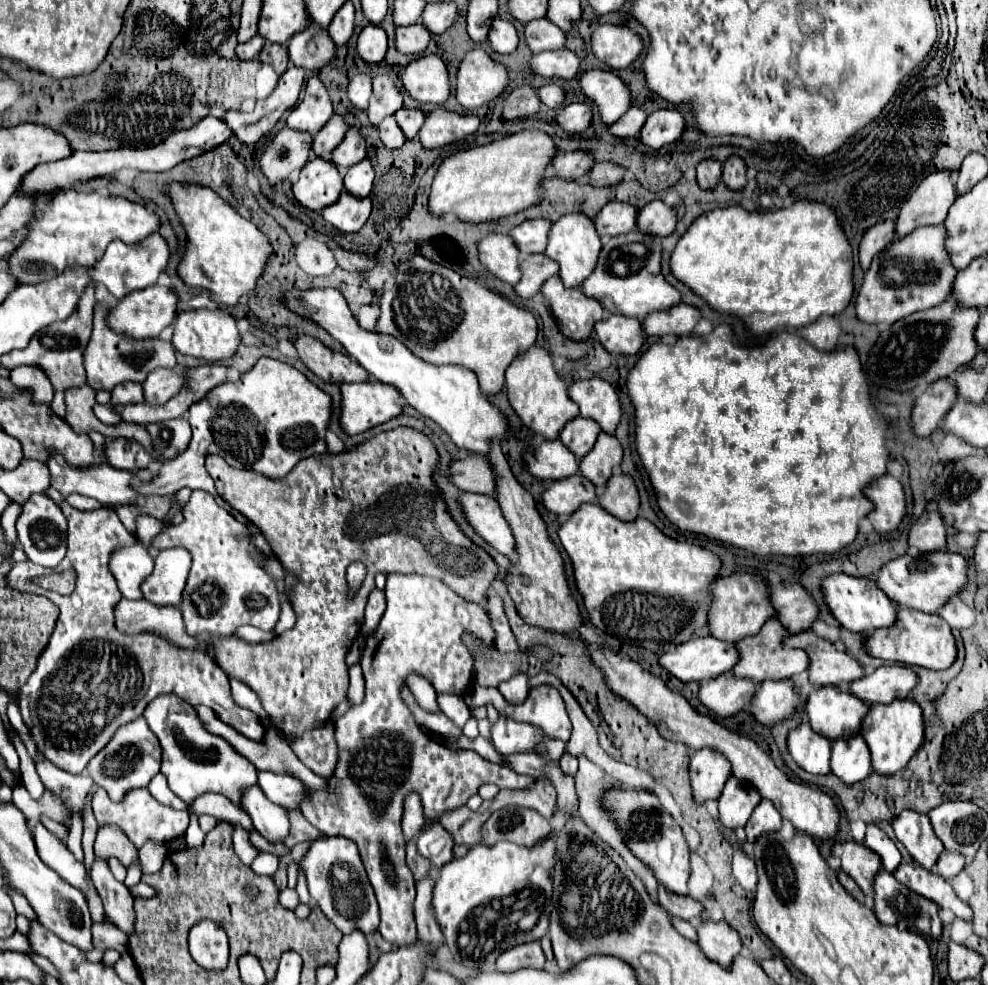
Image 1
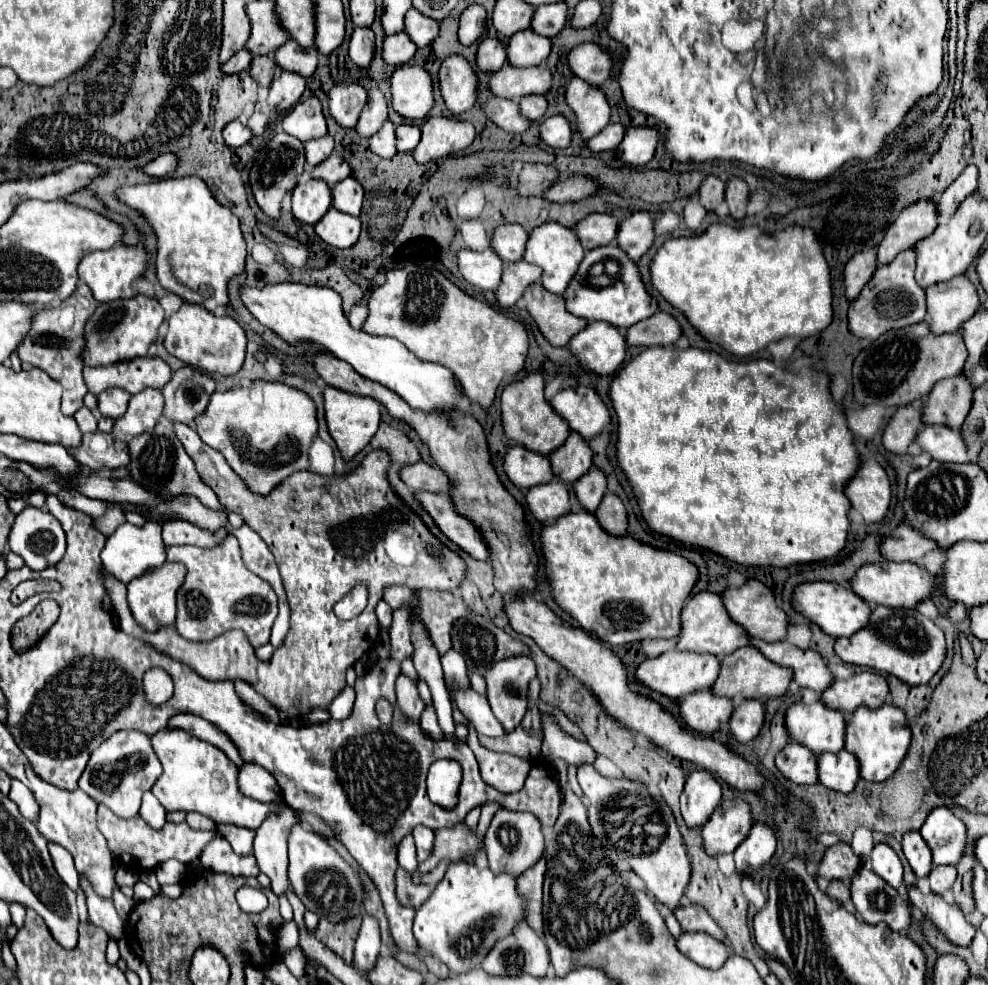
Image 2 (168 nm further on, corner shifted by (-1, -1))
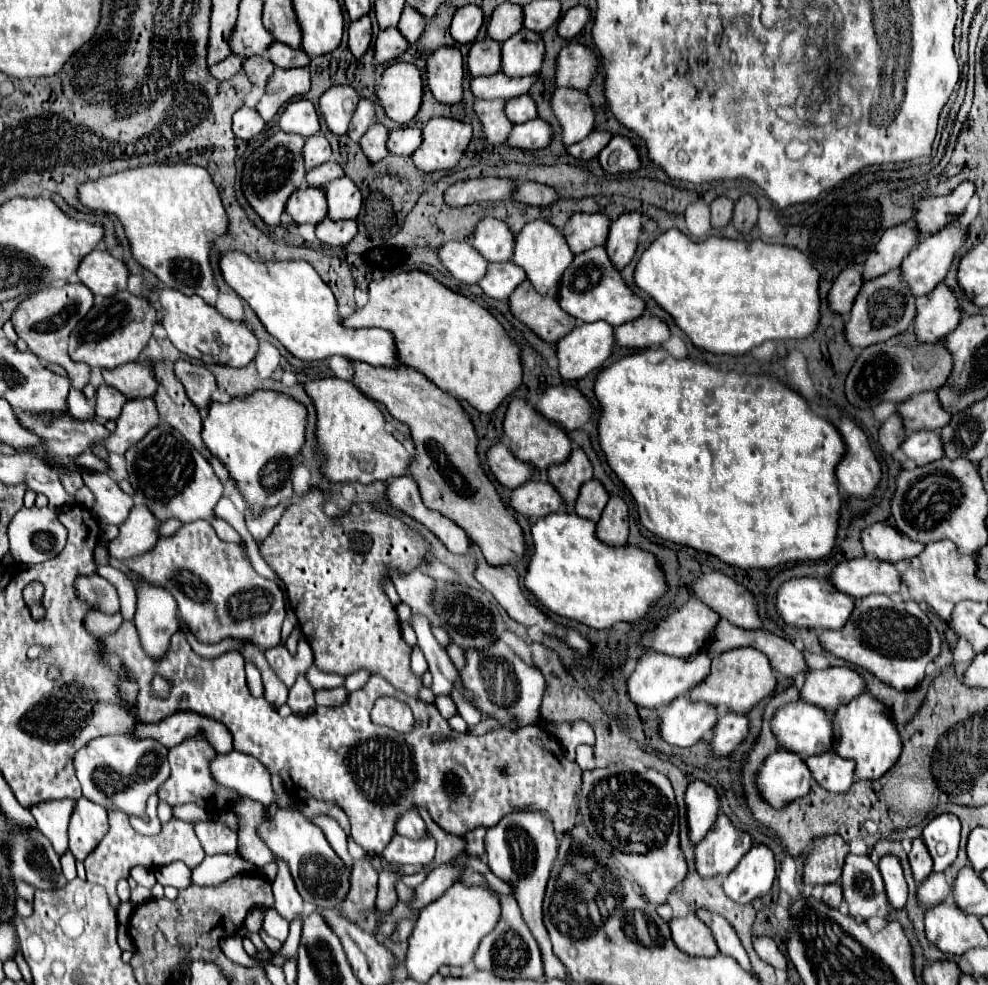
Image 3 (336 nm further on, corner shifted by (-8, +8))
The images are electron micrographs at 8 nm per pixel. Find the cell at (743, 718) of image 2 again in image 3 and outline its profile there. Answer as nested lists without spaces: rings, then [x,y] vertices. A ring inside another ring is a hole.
[[[723,709],[719,713],[719,721],[715,725],[715,735],[711,739],[711,747],[715,755],[729,755],[745,737],[749,735],[749,717],[739,713],[727,713]]]

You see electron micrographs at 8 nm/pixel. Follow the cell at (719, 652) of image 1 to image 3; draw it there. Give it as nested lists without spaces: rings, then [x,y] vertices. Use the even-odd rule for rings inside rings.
[[[647,653],[639,659],[635,671],[629,677],[629,695],[637,707],[657,709],[671,703],[675,697],[687,695],[703,677],[707,677],[707,669],[711,667],[711,657],[707,653],[697,653],[691,657],[667,657],[663,653]]]

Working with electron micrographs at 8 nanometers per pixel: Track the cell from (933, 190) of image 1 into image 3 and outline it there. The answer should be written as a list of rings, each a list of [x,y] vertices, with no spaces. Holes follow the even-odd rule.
[[[899,223],[883,233],[879,239],[875,251],[869,253],[863,269],[863,279],[873,279],[879,277],[903,263],[903,259],[909,255],[909,251],[919,243],[921,233],[917,225],[907,225]]]

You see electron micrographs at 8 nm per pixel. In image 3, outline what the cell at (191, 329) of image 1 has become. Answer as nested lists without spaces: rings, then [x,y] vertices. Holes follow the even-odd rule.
[[[161,289],[161,325],[167,329],[169,341],[191,359],[199,359],[207,365],[245,367],[257,353],[257,337],[243,321],[231,321],[223,317],[215,307],[207,305],[201,297],[185,295],[175,289]]]

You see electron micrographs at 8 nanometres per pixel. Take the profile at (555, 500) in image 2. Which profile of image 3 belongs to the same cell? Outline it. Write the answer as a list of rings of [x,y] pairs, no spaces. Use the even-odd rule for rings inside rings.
[[[527,481],[521,487],[517,487],[509,499],[509,505],[525,515],[525,517],[547,517],[547,513],[555,513],[563,505],[563,497],[555,493],[555,487],[549,481]]]

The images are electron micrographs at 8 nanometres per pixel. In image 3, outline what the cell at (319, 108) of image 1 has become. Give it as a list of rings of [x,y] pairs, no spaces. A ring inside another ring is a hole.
[[[309,99],[291,101],[287,105],[287,109],[283,111],[283,115],[279,119],[279,125],[281,125],[283,131],[303,135],[305,139],[319,133],[319,129],[321,129],[319,113]]]

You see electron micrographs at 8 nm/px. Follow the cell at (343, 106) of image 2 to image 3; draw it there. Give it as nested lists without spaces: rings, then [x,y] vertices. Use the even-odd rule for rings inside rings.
[[[333,85],[323,93],[323,97],[319,99],[319,111],[333,133],[347,133],[351,113],[355,113],[355,105],[359,103],[359,99],[361,97],[353,85]]]

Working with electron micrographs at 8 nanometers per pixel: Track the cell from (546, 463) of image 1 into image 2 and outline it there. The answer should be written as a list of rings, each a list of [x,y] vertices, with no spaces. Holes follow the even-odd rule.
[[[510,446],[504,454],[504,472],[508,480],[522,490],[536,484],[552,480],[552,470],[548,470],[548,458],[542,454],[532,454],[522,446]]]

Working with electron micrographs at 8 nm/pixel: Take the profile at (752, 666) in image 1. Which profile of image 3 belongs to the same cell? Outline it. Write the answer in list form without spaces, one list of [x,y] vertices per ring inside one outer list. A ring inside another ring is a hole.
[[[729,649],[719,657],[713,655],[711,673],[703,679],[695,689],[691,689],[689,697],[693,701],[707,701],[715,707],[725,705],[735,713],[749,713],[761,699],[769,697],[777,687],[777,673],[771,669],[771,661],[763,657],[757,649]]]

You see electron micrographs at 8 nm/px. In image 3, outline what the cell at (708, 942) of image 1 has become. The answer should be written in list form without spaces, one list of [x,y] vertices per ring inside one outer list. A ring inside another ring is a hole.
[[[689,913],[683,919],[673,919],[669,927],[671,937],[681,951],[695,957],[715,957],[719,953],[719,947],[715,947],[715,937],[711,937],[711,929],[707,929],[695,913]]]

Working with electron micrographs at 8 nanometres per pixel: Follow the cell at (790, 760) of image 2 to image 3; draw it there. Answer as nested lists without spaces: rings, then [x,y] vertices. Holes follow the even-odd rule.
[[[785,749],[775,751],[767,757],[757,775],[757,789],[763,799],[777,809],[807,795],[811,789],[811,773],[805,759]]]

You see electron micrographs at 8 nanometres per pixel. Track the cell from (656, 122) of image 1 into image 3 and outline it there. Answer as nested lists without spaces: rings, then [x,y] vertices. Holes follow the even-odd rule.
[[[615,135],[609,145],[599,153],[599,161],[605,169],[605,173],[617,175],[621,171],[635,171],[641,165],[639,149],[631,145],[629,137]]]

